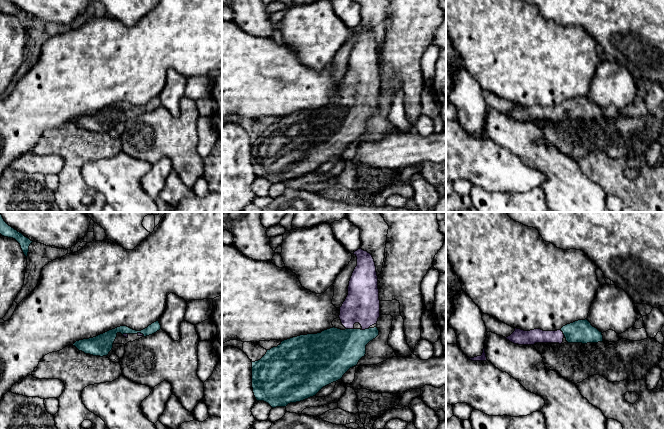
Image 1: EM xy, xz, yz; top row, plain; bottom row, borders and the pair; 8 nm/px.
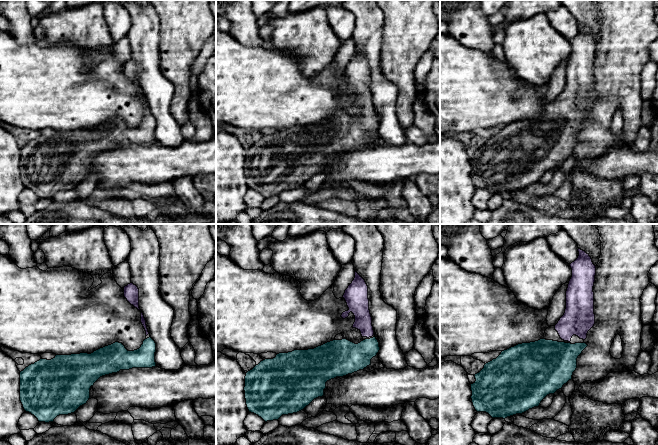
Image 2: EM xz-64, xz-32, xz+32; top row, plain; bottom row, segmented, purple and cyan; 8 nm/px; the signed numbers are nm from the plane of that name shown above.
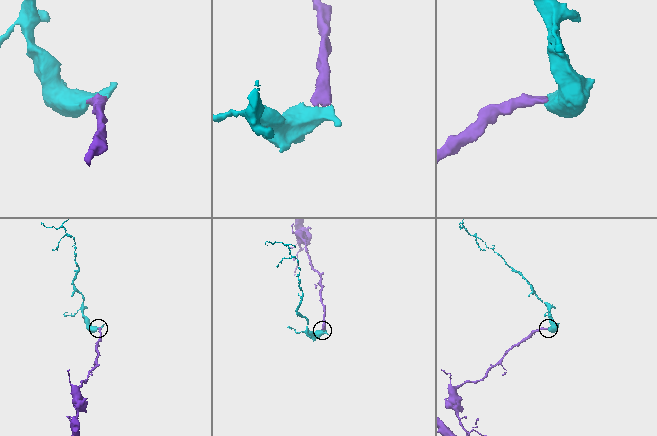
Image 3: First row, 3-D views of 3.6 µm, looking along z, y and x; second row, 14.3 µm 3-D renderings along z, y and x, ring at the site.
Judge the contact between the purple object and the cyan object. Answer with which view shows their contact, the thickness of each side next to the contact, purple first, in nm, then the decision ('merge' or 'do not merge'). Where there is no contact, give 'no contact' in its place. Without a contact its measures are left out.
xz | 280/380 nm | merge

